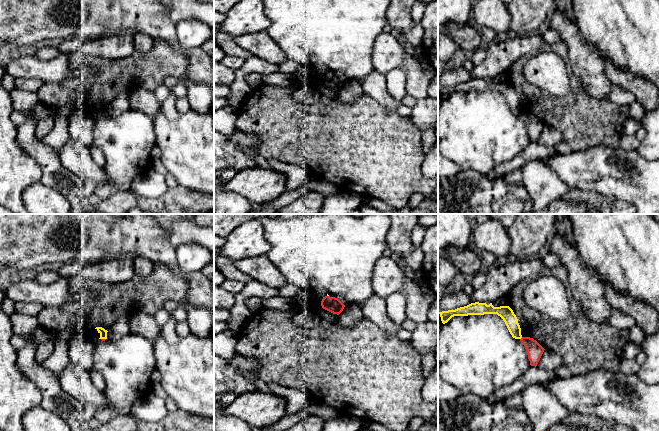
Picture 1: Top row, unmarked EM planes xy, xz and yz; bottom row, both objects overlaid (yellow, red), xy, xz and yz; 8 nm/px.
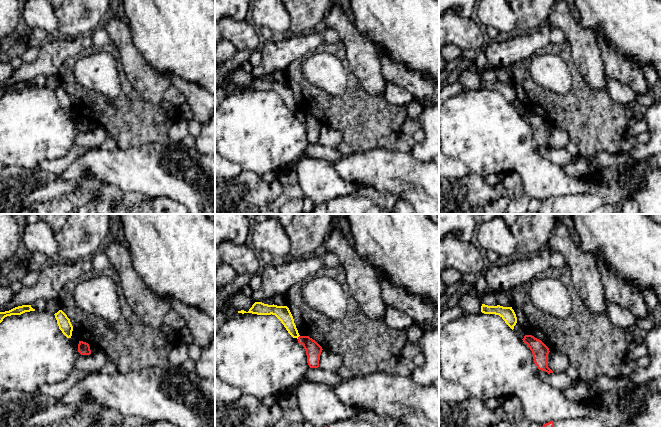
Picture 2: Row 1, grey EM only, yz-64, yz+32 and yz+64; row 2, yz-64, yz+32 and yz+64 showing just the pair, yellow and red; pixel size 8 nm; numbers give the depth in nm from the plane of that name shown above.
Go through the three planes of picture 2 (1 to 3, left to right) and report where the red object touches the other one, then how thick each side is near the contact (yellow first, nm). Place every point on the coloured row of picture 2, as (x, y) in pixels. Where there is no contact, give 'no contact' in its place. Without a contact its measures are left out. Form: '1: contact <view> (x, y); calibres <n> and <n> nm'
1: no contact
2: contact yz+32 (298, 336); calibres 120 and 130 nm
3: no contact

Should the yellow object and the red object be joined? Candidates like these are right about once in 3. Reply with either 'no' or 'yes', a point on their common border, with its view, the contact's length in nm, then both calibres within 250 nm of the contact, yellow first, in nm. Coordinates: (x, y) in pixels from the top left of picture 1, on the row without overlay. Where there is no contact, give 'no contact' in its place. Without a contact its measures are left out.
no; meets yellow in xy at (103, 114); contact 40 nm long; 60 nm thick on the yellow side, 20 nm on the other

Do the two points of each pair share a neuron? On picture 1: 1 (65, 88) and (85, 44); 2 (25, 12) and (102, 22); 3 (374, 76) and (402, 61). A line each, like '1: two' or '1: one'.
1: two
2: one
3: two

